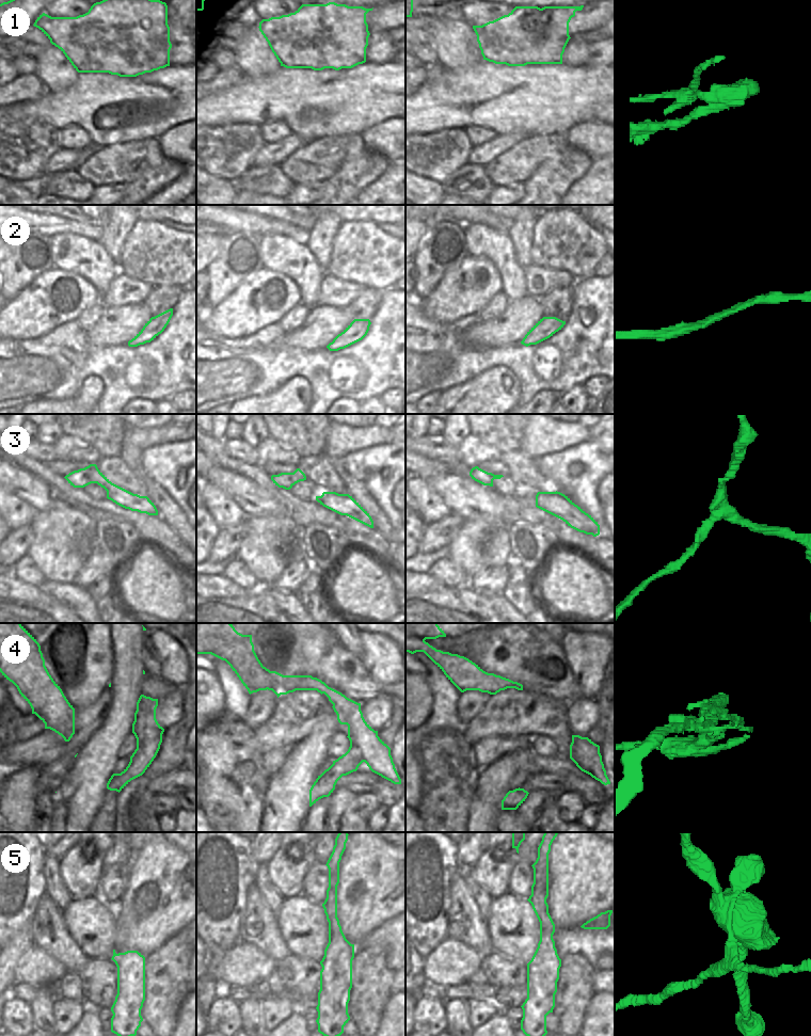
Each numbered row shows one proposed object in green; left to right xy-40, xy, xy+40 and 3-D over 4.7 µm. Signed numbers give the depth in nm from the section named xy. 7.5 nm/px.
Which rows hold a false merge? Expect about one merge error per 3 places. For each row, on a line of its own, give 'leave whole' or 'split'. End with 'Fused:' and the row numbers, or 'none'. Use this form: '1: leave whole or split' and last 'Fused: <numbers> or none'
1: split
2: leave whole
3: leave whole
4: split
5: split
Fused: 1, 4, 5

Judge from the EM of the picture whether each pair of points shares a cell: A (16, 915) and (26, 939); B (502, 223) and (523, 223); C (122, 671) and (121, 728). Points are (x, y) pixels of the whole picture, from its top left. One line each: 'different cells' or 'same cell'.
A: different cells
B: different cells
C: same cell

